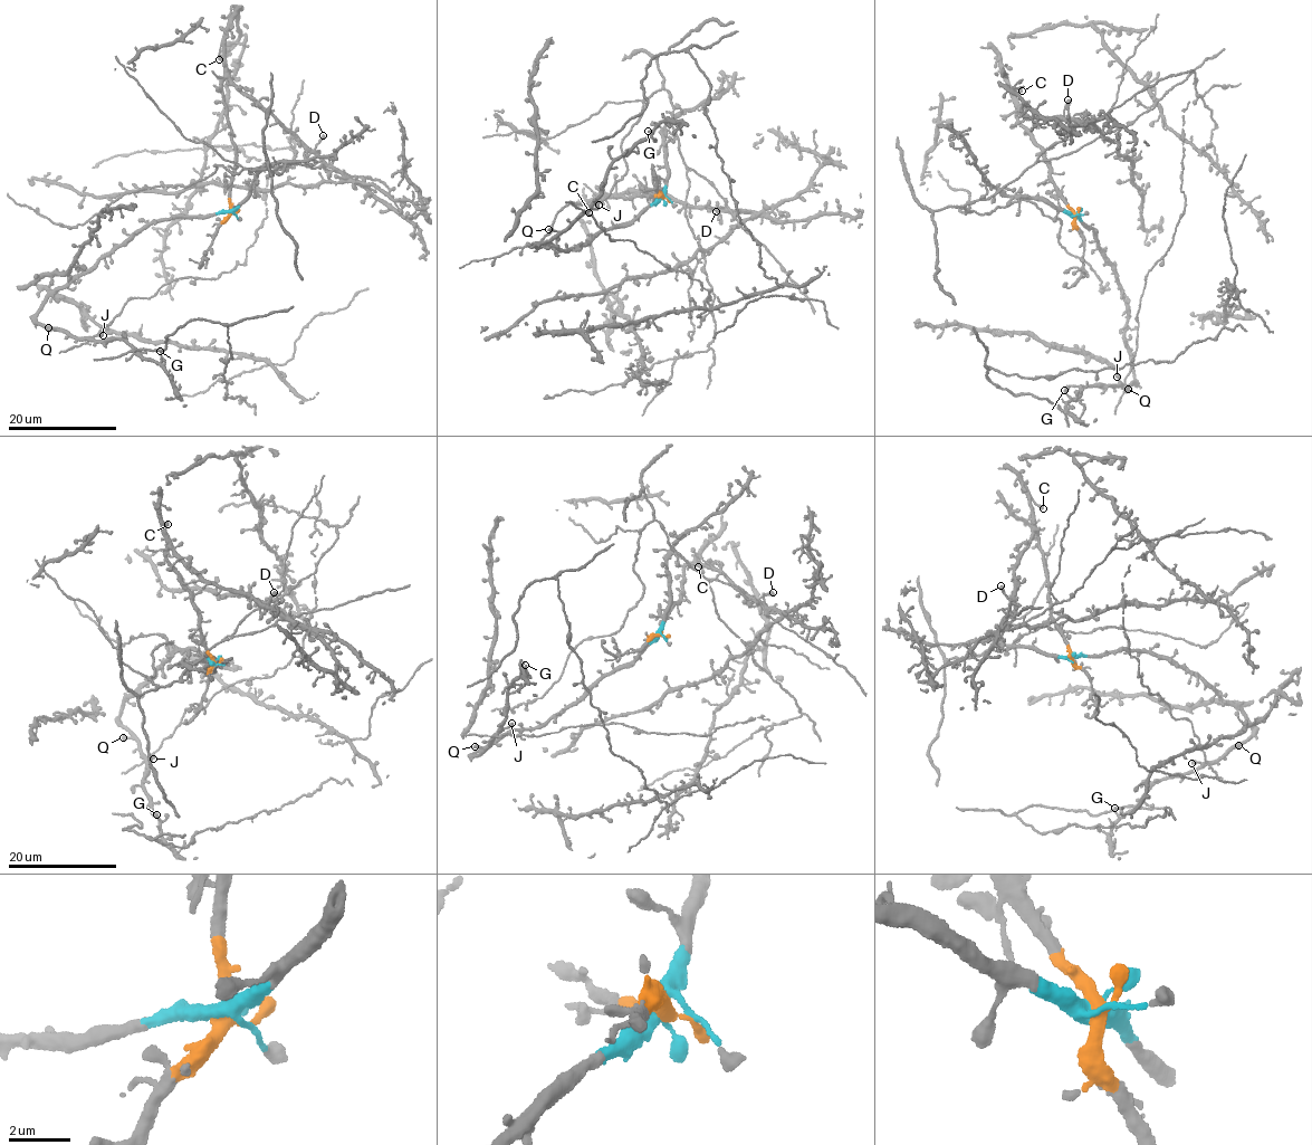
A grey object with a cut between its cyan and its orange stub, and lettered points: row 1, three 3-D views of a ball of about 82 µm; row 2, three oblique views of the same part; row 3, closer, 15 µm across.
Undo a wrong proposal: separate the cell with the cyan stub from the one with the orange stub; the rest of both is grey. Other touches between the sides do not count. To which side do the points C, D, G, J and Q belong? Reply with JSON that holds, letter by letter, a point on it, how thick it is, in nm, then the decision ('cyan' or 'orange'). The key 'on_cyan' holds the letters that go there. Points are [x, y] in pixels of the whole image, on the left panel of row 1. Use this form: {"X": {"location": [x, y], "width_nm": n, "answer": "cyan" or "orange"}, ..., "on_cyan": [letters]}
{"C": {"location": [219, 59], "width_nm": 360, "answer": "orange"}, "D": {"location": [323, 135], "width_nm": 440, "answer": "orange"}, "G": {"location": [160, 351], "width_nm": 150, "answer": "cyan"}, "J": {"location": [103, 335], "width_nm": 440, "answer": "cyan"}, "Q": {"location": [48, 327], "width_nm": 500, "answer": "cyan"}, "on_cyan": ["G", "J", "Q"]}

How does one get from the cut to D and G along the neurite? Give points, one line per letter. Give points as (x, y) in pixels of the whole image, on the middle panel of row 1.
D: (661, 197), (645, 192), (629, 200), (599, 196), (605, 199), (648, 190), (717, 211)
G: (661, 197), (564, 251), (535, 244), (577, 217), (601, 192), (607, 168), (648, 131)

